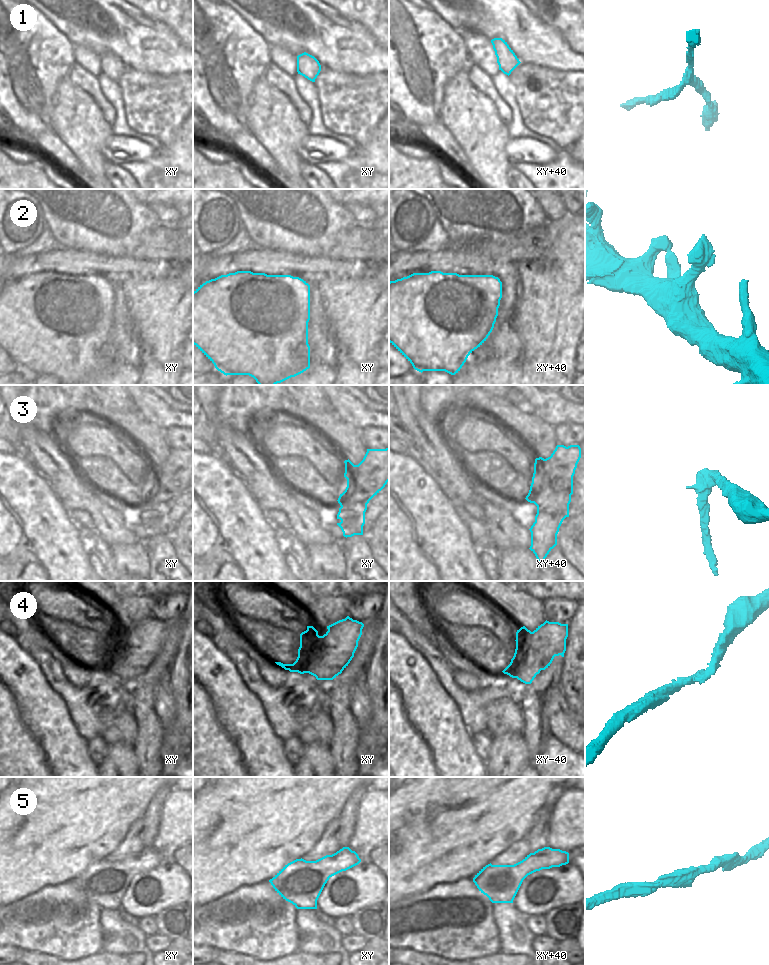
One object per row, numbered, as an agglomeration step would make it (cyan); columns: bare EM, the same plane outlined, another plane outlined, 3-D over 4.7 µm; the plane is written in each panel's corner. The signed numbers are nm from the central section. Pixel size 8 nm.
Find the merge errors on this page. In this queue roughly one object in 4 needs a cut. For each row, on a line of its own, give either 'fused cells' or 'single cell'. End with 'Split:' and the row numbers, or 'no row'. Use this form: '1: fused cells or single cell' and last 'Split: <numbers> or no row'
1: fused cells
2: single cell
3: fused cells
4: single cell
5: single cell
Split: 1, 3

